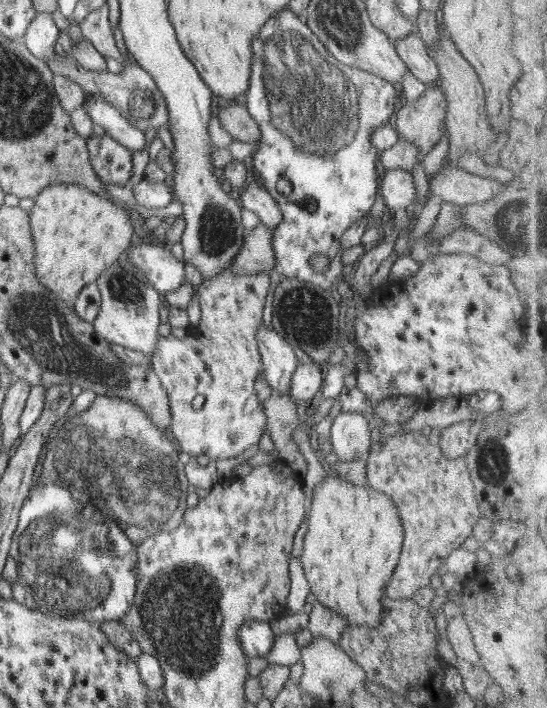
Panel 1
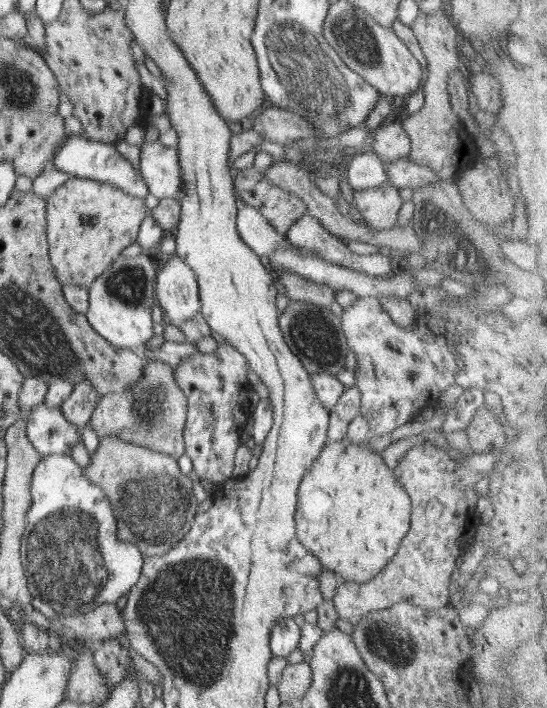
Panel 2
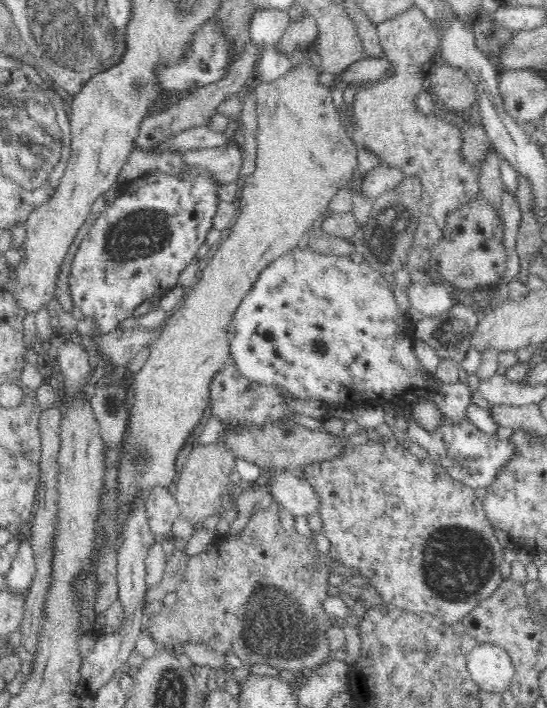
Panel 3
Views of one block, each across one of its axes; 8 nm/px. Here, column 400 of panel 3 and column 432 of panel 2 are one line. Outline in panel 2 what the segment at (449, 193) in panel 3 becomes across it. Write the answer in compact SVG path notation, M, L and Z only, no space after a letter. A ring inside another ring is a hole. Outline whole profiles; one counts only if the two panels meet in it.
M441 9L434 14L420 11L420 16L410 27L427 58L428 77L421 87L425 94L424 107L417 113L407 114L406 119L400 122L411 140L408 158L419 165L433 167L433 175L450 182L454 172L466 172L466 166L472 166L479 156L475 139L466 131L462 120L452 112L447 91L450 72L460 68L457 53L457 38L460 32L448 18L448 14Z

